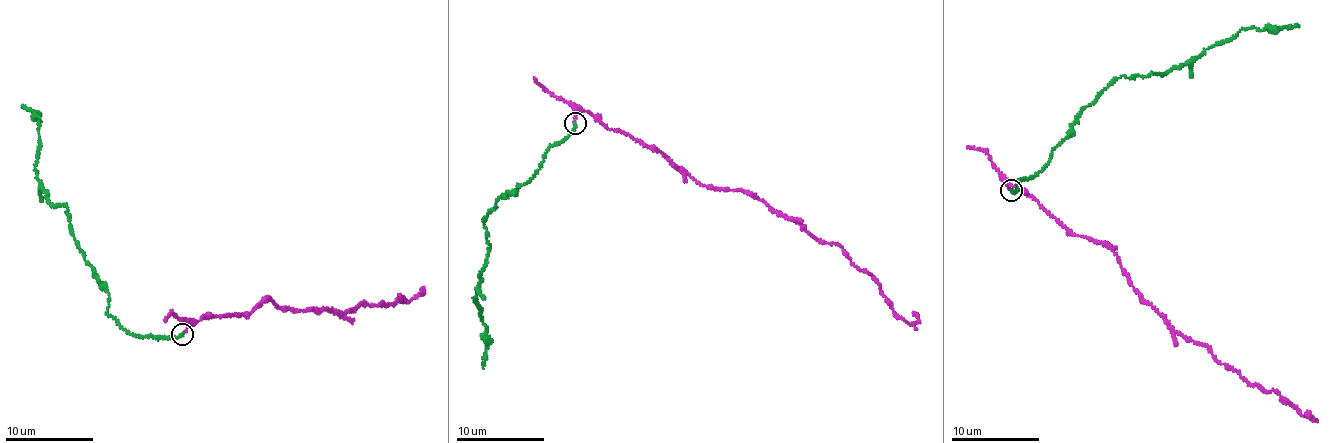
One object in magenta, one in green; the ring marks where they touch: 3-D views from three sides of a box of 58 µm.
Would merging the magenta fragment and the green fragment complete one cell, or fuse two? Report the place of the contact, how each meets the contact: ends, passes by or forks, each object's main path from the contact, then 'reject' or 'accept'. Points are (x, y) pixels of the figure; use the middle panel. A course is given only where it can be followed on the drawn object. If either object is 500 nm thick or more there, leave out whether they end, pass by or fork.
(575, 123) | magenta ends | green ends | magenta via (575, 123), (577, 110), (588, 110), (690, 177), (748, 190), (839, 246), (906, 320), (917, 320), (912, 312) | green via (576, 124), (555, 142), (538, 173), (488, 214), (490, 245), (474, 301), (488, 332), (483, 369) | accept

